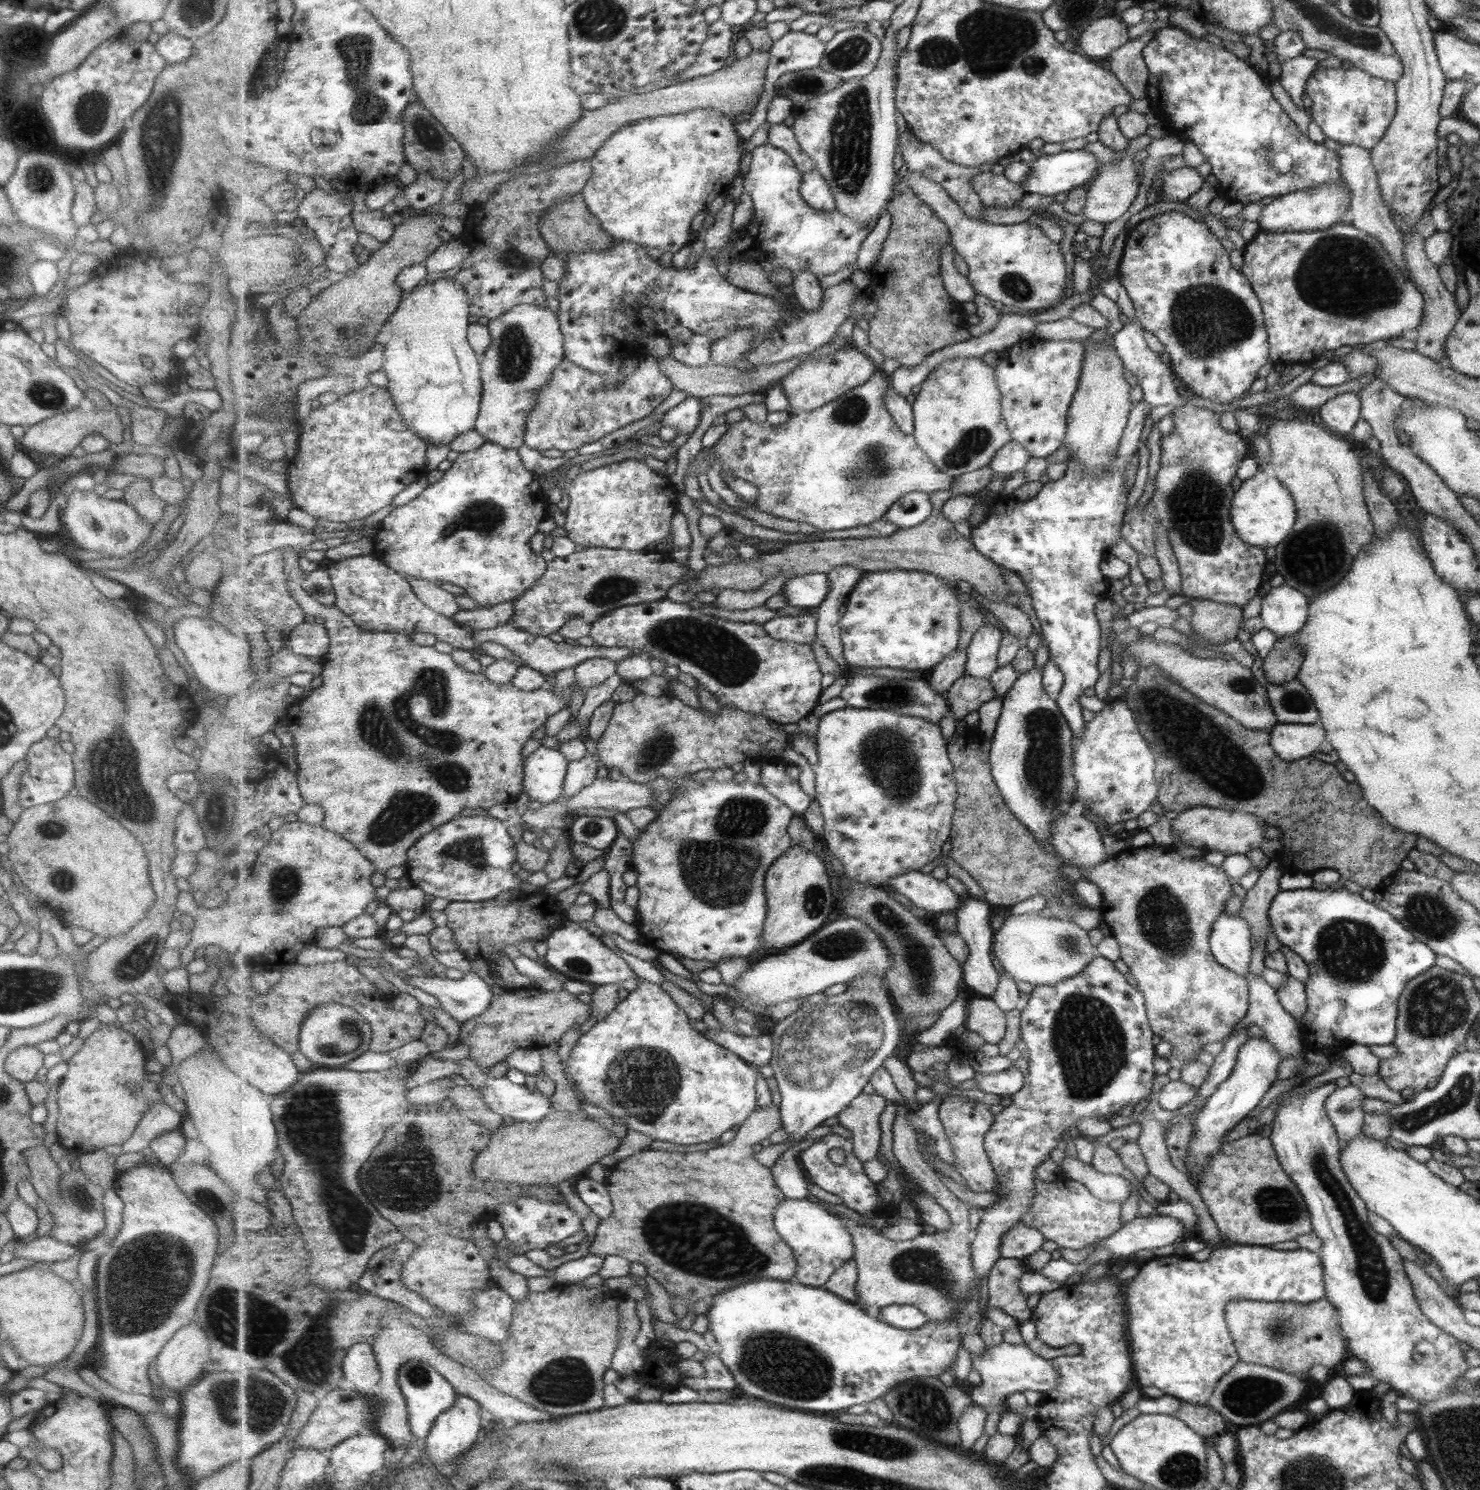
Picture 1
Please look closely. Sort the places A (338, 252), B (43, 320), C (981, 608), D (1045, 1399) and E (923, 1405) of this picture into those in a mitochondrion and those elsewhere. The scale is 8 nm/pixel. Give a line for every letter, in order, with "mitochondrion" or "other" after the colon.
A: other
B: other
C: other
D: other
E: mitochondrion

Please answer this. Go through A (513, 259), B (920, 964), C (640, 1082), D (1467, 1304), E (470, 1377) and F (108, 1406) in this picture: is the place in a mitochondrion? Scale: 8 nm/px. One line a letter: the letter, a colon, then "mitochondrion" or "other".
A: mitochondrion
B: mitochondrion
C: mitochondrion
D: other
E: other
F: other

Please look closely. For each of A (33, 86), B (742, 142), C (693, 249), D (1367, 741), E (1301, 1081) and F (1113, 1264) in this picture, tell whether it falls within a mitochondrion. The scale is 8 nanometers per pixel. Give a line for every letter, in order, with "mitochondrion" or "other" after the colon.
A: other
B: other
C: other
D: other
E: other
F: other

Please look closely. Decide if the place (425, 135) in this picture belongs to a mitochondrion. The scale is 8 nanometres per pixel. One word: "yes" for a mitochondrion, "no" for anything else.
yes

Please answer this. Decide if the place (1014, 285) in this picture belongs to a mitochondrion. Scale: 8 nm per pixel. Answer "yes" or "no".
yes

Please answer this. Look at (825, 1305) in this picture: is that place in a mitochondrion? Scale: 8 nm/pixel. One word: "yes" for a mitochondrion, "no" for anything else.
no

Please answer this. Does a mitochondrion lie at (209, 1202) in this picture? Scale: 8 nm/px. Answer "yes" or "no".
yes

